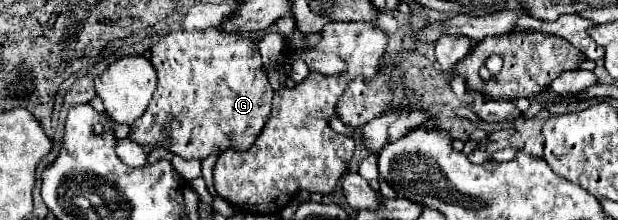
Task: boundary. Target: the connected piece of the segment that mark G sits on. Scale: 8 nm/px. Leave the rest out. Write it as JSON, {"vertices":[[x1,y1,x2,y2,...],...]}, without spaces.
{"vertices":[[221,29,201,31,171,31,153,45,151,63,157,71,157,89,147,111,131,127,129,139,141,145,161,145,183,159,203,161,211,153,233,149,249,149,261,133,269,113,273,89,261,71,263,61,259,53,259,39]]}

